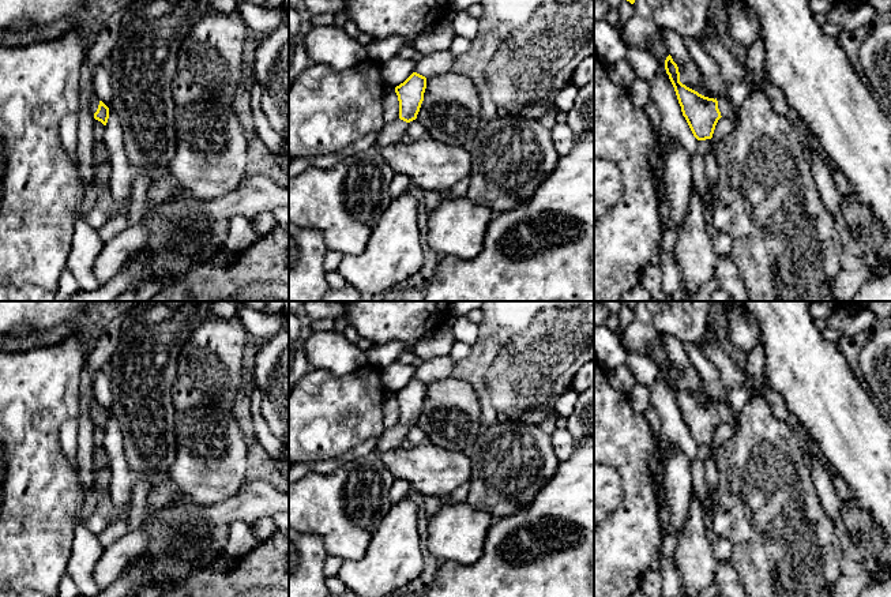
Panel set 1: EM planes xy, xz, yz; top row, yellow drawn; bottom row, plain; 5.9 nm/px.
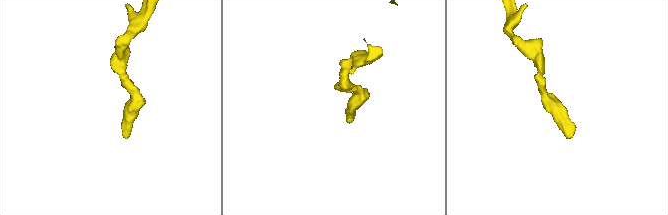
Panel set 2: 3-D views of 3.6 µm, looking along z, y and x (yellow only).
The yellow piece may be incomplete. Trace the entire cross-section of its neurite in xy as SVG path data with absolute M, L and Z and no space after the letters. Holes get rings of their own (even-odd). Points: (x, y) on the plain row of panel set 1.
M94 403L90 409L90 416L94 420L94 424L106 431L109 424L109 413L102 408Z

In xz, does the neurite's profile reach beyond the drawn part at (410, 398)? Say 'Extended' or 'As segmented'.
Extended

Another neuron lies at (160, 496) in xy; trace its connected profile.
M172 480L153 487L146 499L144 515L166 508L172 503L189 499Z

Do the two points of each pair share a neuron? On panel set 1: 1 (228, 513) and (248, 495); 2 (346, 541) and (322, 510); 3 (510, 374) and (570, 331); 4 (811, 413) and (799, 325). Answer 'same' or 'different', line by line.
1: same
2: same
3: same
4: same

